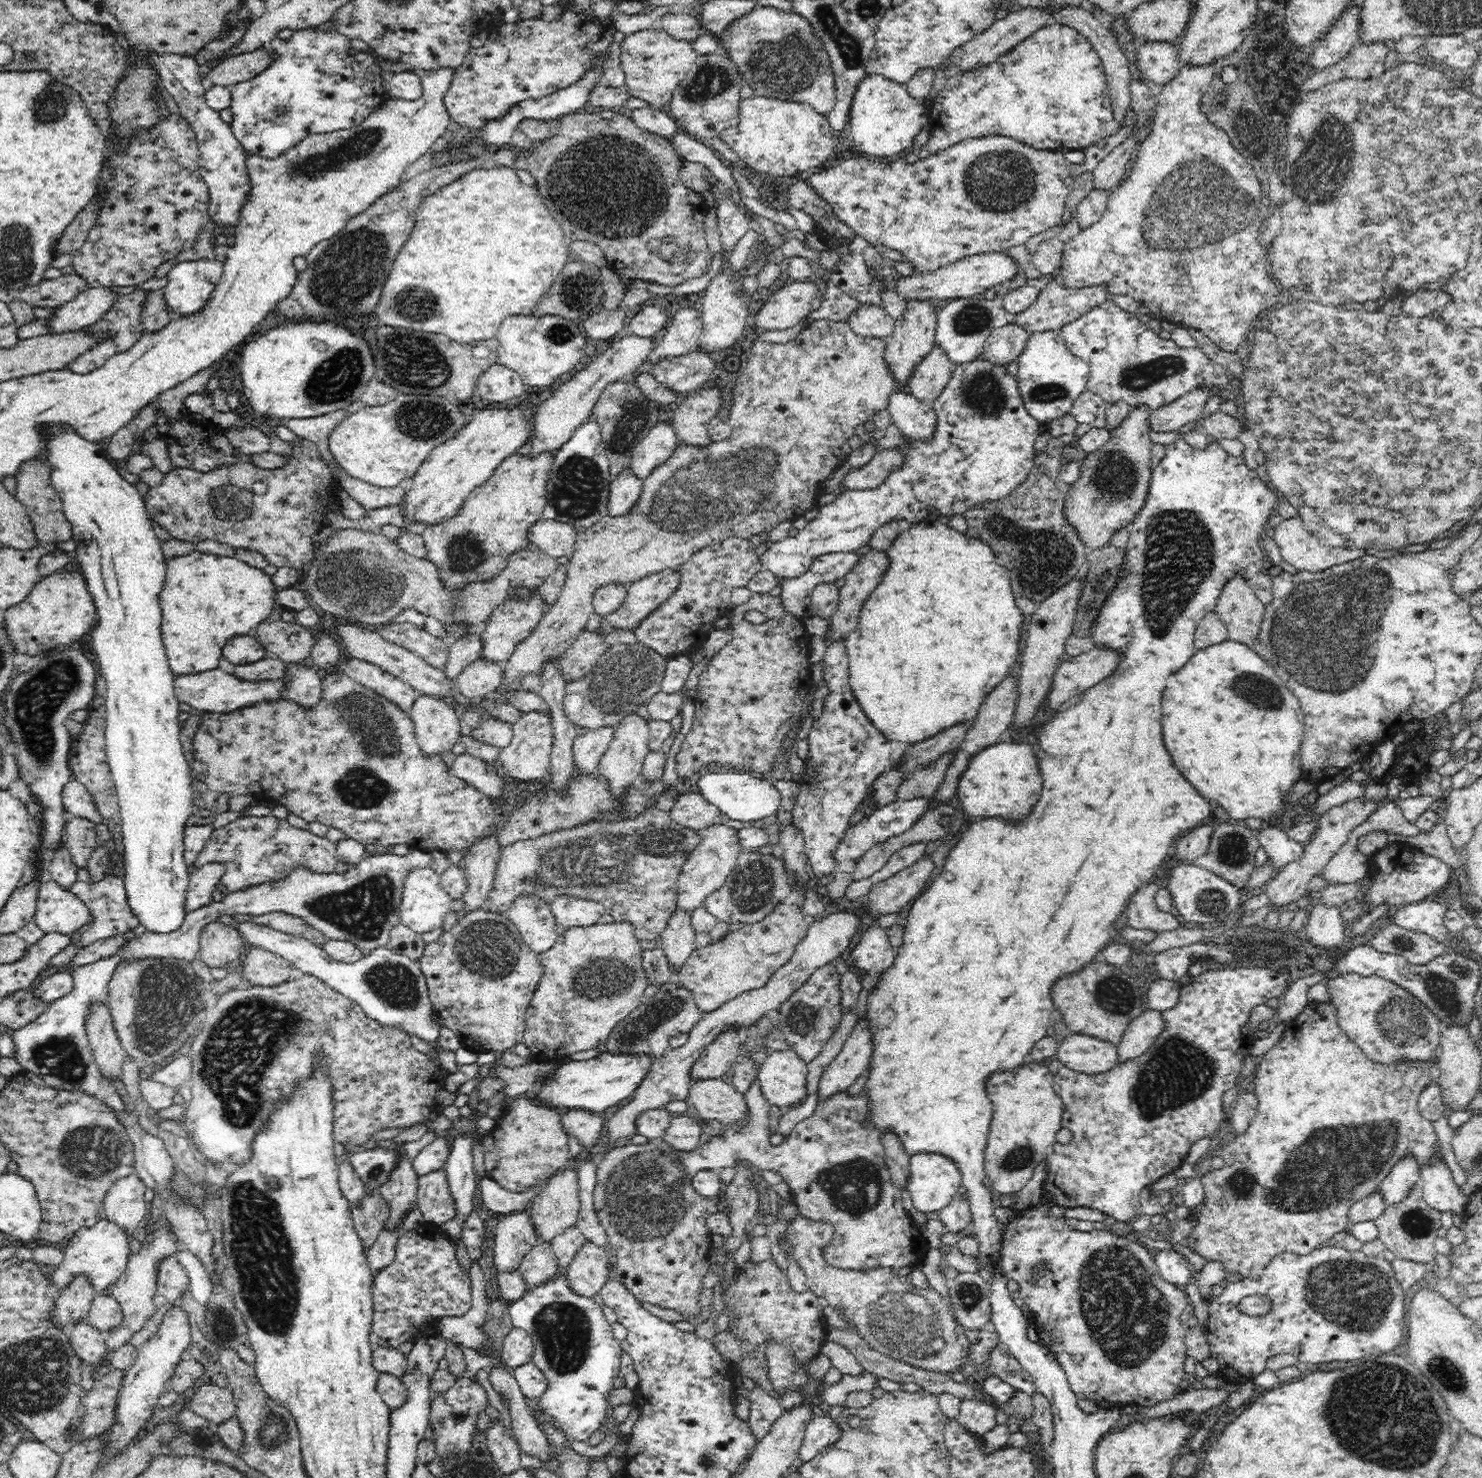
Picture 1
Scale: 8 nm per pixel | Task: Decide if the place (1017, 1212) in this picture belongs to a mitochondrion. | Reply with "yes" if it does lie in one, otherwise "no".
no

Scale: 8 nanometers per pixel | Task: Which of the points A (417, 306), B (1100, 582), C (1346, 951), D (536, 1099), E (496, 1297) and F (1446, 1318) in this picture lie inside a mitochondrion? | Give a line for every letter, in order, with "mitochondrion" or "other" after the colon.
A: mitochondrion
B: mitochondrion
C: other
D: other
E: other
F: other

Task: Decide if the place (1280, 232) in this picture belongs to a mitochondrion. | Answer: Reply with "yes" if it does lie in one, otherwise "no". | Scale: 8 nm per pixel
no

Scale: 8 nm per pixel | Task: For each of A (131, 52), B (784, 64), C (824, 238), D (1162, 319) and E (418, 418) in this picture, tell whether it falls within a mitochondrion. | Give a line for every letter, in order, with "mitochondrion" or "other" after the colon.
A: other
B: mitochondrion
C: other
D: other
E: mitochondrion

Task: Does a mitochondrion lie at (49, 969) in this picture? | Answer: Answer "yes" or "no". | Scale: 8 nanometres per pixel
no

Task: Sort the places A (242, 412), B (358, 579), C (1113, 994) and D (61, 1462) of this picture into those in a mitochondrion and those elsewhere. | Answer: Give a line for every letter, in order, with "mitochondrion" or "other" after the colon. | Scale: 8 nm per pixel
A: other
B: mitochondrion
C: mitochondrion
D: other

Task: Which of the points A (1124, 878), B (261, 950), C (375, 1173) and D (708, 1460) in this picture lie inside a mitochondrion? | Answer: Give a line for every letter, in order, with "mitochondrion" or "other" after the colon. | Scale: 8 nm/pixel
A: other
B: other
C: mitochondrion
D: mitochondrion

